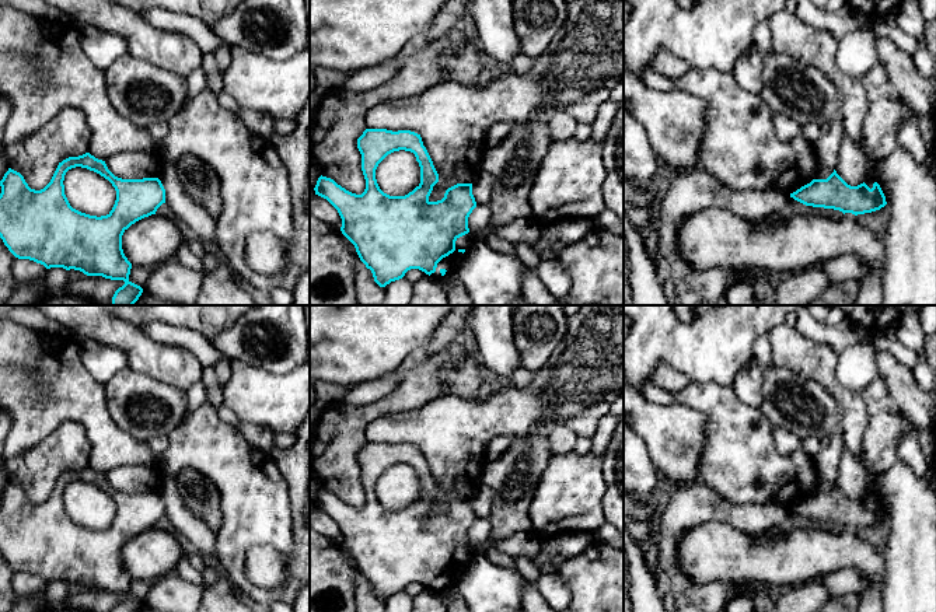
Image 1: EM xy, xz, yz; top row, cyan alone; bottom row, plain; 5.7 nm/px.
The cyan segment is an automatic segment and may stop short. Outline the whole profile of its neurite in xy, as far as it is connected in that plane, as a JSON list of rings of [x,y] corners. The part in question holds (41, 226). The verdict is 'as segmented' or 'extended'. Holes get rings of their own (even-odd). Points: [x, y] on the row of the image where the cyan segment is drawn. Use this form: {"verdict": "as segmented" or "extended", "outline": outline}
{"verdict": "as segmented", "outline": [[[85,153],[59,162],[50,182],[41,190],[31,189],[24,176],[11,168],[4,174],[0,186],[0,238],[15,258],[34,260],[46,269],[74,269],[87,276],[123,280],[125,284],[112,297],[112,305],[133,305],[139,300],[143,288],[129,280],[132,263],[123,253],[122,235],[132,224],[156,214],[165,203],[165,189],[158,178],[118,178],[108,169],[105,161]],[[76,167],[99,174],[115,188],[116,200],[106,216],[90,216],[70,206],[63,181],[66,172]]]}

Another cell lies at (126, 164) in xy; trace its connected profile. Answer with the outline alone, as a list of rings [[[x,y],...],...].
[[[121,151],[105,160],[108,169],[122,179],[158,178],[161,158],[146,151]]]

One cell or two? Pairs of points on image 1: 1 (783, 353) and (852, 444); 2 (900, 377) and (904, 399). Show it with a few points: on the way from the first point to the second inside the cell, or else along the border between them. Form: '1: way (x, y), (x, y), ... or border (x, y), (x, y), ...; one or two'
1: way (810, 363), (851, 404), (852, 418); one
2: way (901, 383), (904, 394); one

